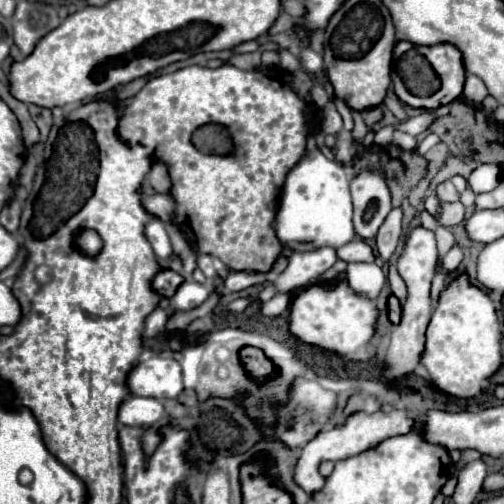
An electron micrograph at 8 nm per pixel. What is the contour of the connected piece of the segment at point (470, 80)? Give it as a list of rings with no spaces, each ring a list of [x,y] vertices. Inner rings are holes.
[[[467,74],[463,96],[465,96],[465,100],[469,100],[469,102],[481,104],[483,98],[487,96],[487,86],[483,84],[481,78],[477,78],[477,76],[473,76],[473,74]]]

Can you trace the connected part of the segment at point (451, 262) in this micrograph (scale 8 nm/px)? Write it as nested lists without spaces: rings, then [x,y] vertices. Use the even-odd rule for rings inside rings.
[[[455,246],[455,248],[451,248],[451,250],[443,256],[443,266],[445,266],[447,272],[455,272],[455,270],[459,268],[461,260],[463,260],[463,252],[461,252],[459,246]]]

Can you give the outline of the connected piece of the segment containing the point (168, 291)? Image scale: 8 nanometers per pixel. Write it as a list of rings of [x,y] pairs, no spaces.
[[[159,270],[155,274],[155,280],[153,280],[153,288],[159,296],[165,296],[165,298],[171,298],[177,290],[177,286],[183,282],[183,278],[173,272],[173,270]]]

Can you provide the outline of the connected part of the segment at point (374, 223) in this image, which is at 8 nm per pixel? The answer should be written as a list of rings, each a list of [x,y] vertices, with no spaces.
[[[363,170],[351,182],[353,198],[353,226],[357,236],[369,240],[377,236],[379,226],[391,212],[389,188],[383,178],[377,178],[371,170]]]

